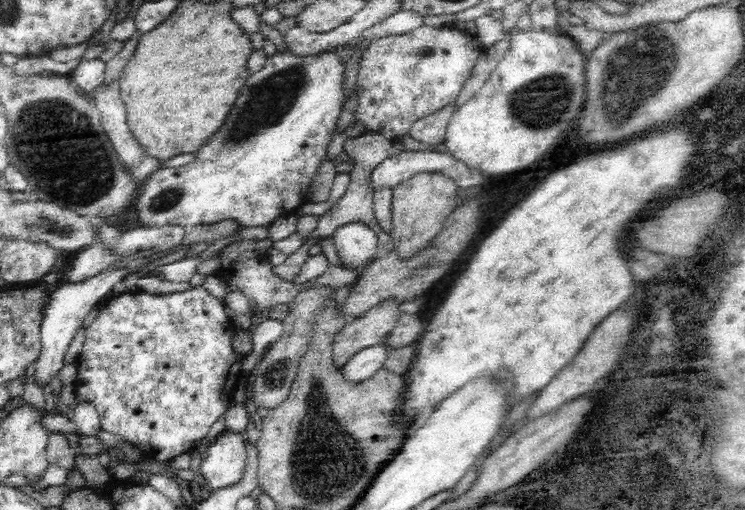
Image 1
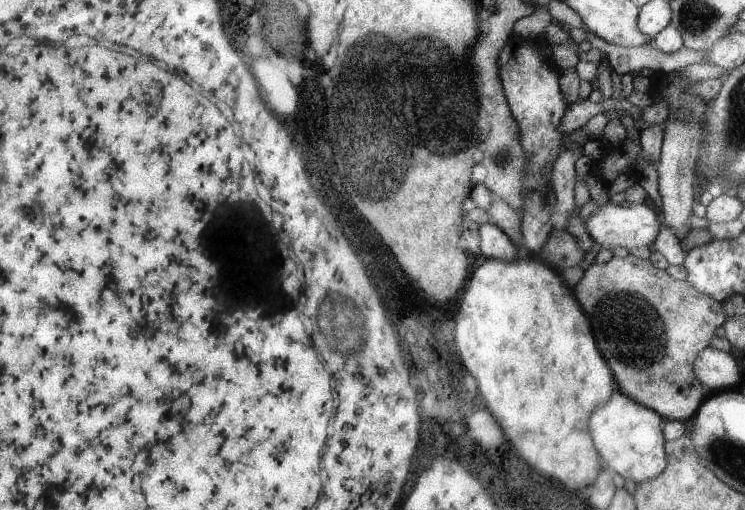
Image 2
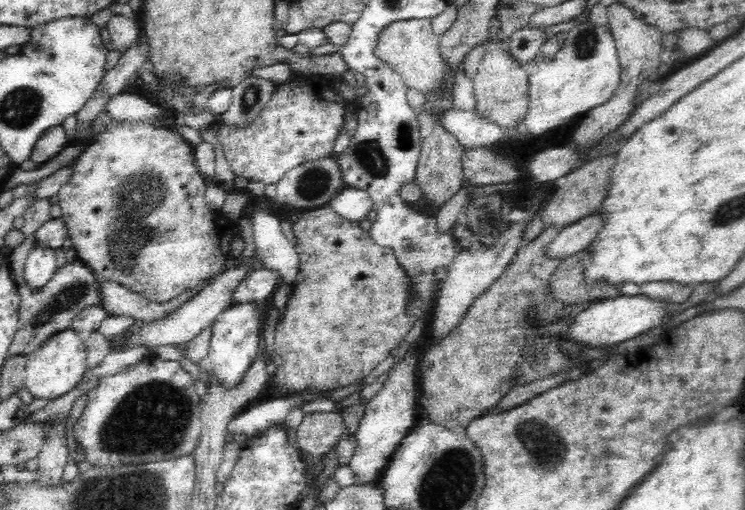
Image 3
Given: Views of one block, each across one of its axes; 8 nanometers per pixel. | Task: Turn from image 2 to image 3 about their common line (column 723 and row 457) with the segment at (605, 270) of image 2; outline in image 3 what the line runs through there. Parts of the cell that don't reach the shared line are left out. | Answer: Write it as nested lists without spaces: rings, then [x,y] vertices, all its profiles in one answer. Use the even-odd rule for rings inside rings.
[[[328,411],[305,414],[296,431],[297,445],[305,452],[314,468],[322,462],[324,454],[335,446],[344,432],[341,413]]]

